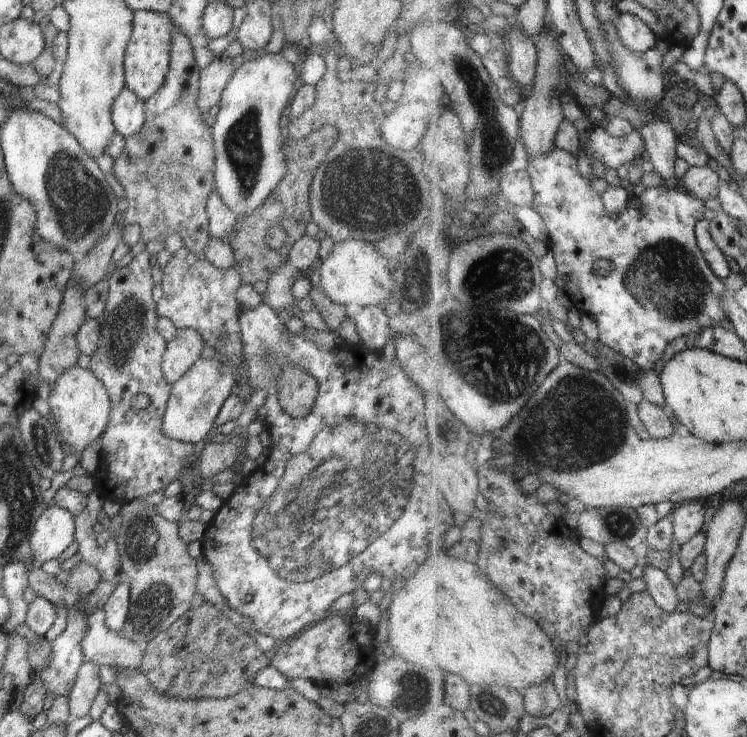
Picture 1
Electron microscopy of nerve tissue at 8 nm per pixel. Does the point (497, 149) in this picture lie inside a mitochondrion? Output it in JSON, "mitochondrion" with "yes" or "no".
{"mitochondrion":"yes"}

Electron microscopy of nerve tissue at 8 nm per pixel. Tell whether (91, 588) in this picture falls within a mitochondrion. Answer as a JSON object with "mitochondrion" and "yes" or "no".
{"mitochondrion":"no"}

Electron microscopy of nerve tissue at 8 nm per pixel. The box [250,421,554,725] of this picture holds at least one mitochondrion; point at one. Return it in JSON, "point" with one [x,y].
{"point":[407,698]}

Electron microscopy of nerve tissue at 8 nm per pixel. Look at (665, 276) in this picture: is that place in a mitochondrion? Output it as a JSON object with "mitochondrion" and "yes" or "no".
{"mitochondrion":"yes"}

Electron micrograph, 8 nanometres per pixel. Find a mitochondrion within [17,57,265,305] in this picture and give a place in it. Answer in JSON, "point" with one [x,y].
{"point":[79,205]}

